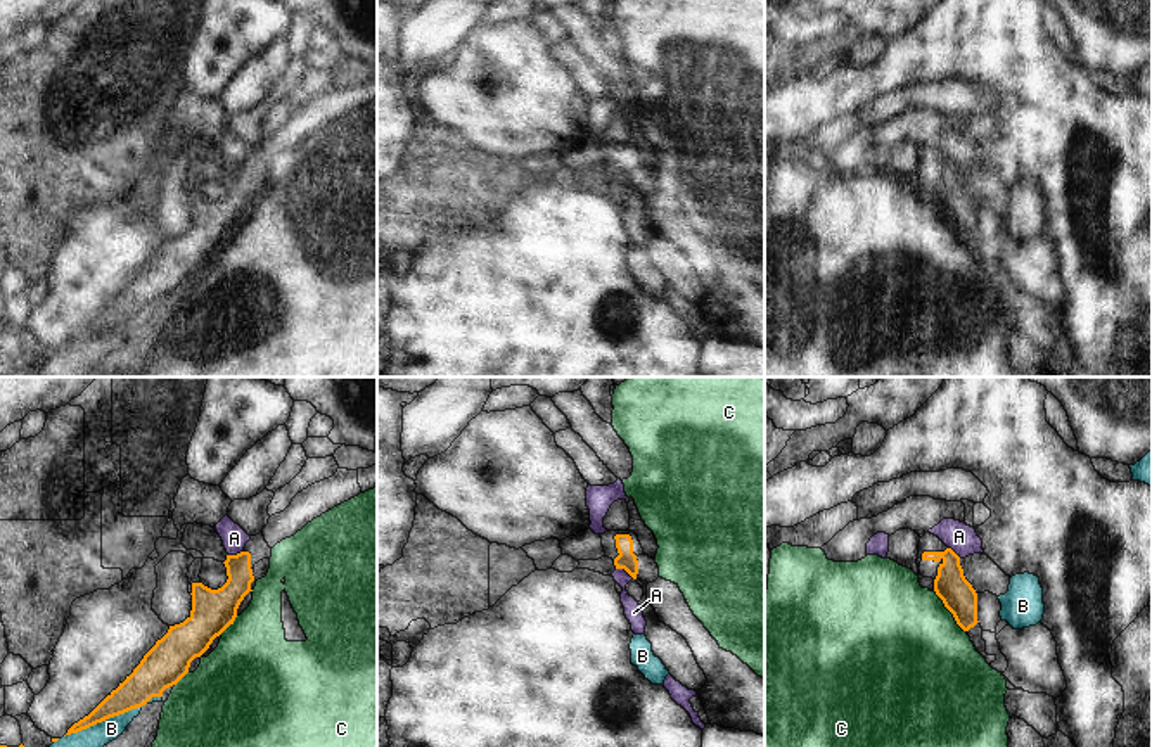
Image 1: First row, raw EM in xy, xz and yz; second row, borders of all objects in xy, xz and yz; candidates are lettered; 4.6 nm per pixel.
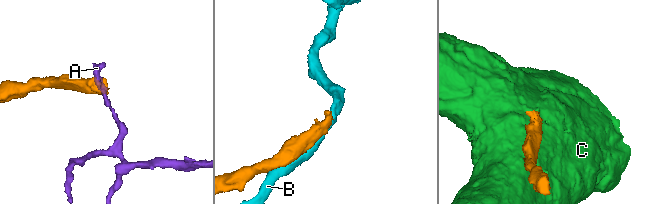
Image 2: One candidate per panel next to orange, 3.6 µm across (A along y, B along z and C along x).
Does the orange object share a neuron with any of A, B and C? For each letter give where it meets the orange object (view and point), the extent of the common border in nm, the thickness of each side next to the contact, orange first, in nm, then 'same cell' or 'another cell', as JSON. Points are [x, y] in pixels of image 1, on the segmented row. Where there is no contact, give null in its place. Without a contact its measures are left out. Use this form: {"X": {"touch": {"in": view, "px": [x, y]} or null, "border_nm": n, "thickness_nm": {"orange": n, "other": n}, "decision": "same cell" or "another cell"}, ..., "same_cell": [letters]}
{"A": {"touch": {"in": "xz", "px": [625, 569]}, "border_nm": 100, "thickness_nm": {"orange": 90, "other": 90}, "decision": "another cell"}, "B": {"touch": {"in": "xy", "px": [102, 720]}, "border_nm": 380, "thickness_nm": {"orange": 150, "other": 110}, "decision": "another cell"}, "C": {"touch": {"in": "yz", "px": [948, 609]}, "border_nm": 240, "thickness_nm": {"orange": 160, "other": 500}, "decision": "another cell"}, "same_cell": []}

